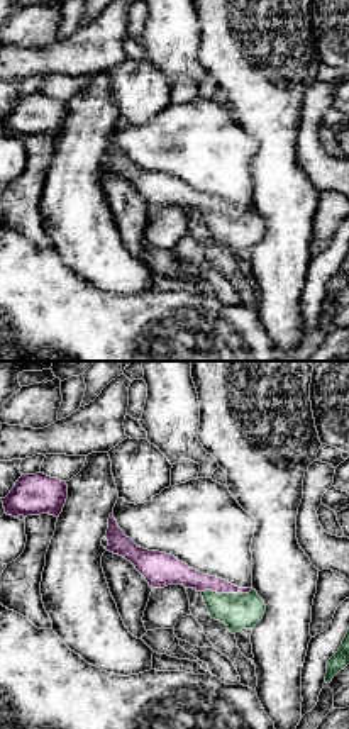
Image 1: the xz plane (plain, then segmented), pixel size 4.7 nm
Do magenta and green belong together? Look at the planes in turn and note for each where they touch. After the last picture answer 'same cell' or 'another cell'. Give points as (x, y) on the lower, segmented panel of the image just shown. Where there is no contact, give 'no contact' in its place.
contact (227, 592)

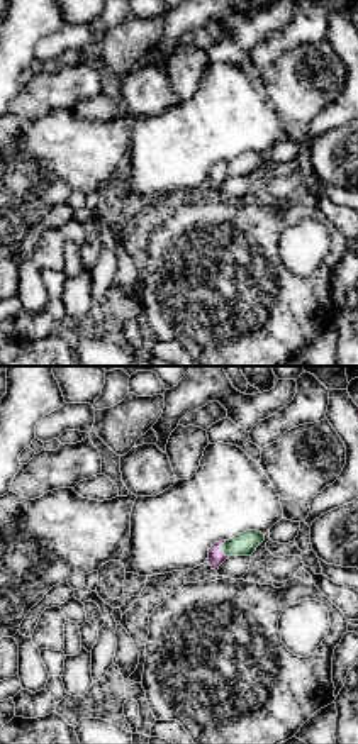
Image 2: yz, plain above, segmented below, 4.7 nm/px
contact (219, 549)

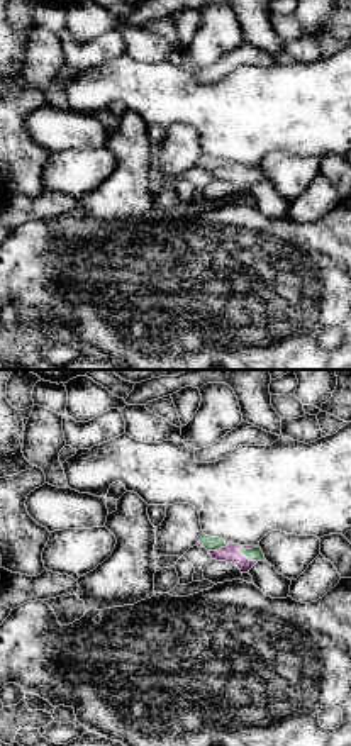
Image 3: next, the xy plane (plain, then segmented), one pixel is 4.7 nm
contact (246, 558)

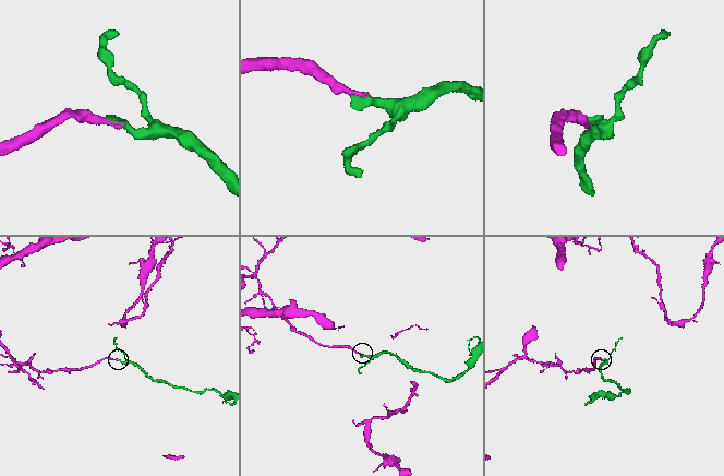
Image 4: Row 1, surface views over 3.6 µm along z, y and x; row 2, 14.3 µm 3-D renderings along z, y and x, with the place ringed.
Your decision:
same cell

